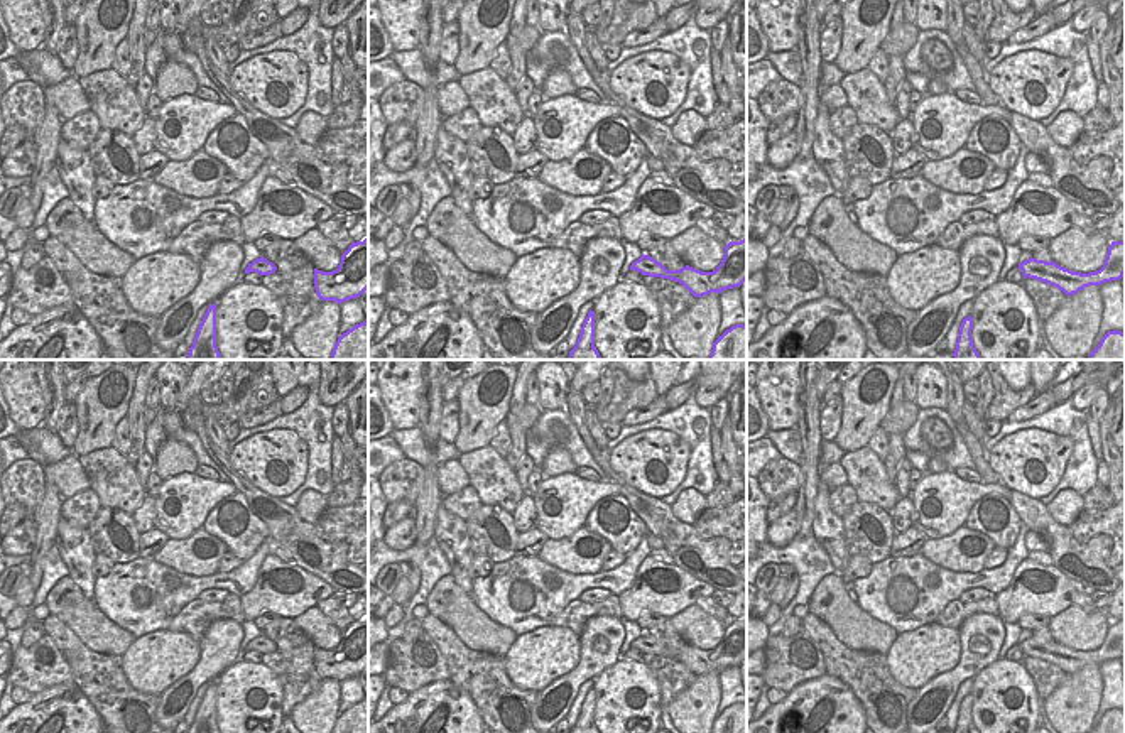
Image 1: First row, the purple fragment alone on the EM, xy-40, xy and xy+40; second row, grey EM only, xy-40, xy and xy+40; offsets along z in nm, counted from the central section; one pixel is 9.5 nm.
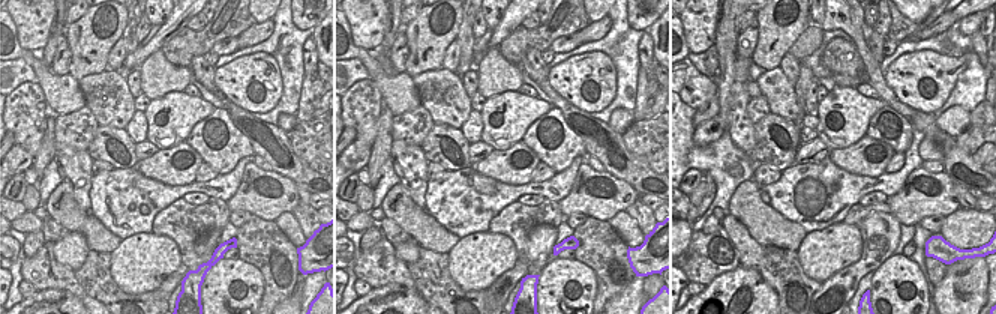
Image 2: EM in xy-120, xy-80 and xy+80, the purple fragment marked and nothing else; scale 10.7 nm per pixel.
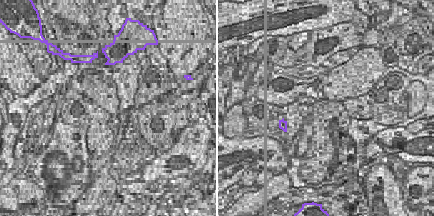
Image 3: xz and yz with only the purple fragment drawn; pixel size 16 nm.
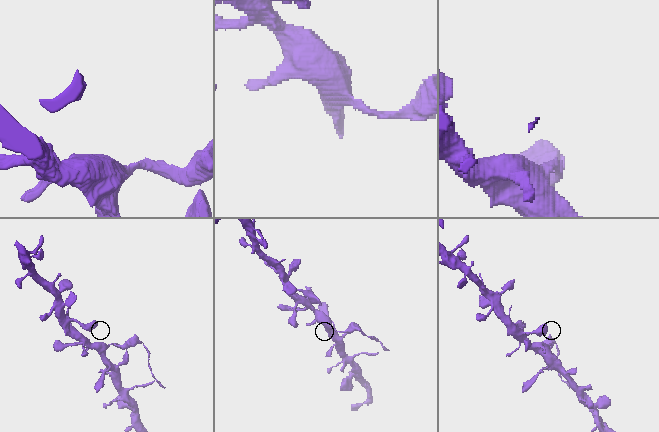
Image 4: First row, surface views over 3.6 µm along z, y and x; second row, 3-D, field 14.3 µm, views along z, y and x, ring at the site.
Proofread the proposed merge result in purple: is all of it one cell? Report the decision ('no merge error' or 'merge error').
merge error

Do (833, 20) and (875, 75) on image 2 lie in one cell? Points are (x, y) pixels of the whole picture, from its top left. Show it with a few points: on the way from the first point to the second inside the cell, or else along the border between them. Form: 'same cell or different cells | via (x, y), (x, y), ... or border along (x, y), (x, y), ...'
same cell | via (848, 29), (858, 39), (869, 60)

